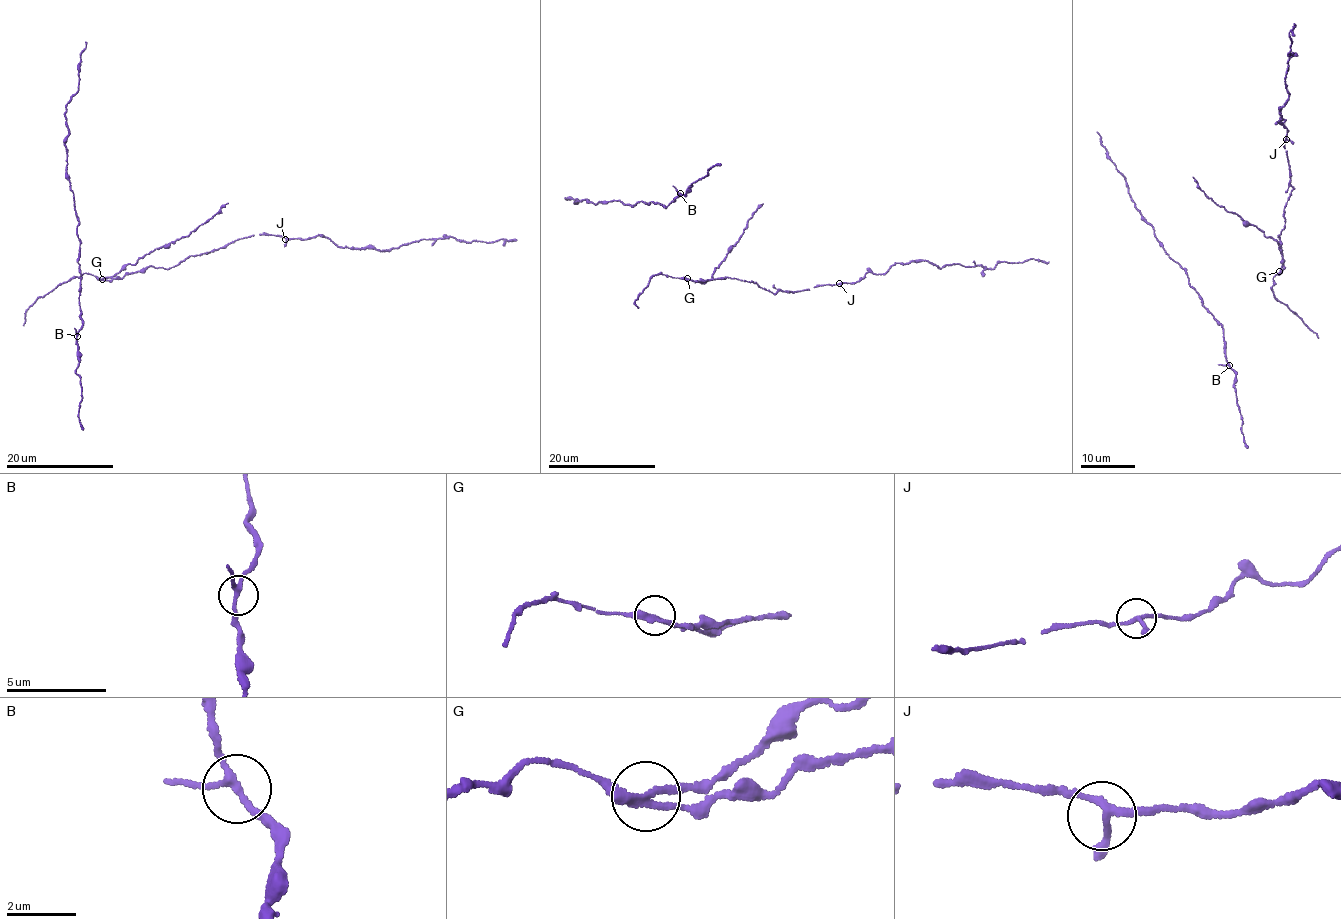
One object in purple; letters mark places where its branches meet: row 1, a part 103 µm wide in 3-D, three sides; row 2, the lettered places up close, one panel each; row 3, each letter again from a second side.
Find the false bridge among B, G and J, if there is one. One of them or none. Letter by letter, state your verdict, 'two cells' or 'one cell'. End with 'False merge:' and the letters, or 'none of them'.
B: one cell
G: two cells
J: one cell
False merge: G

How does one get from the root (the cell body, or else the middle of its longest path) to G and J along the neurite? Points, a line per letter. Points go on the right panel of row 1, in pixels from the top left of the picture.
G: (1279, 241), (1283, 259), (1280, 271)
J: (1279, 241), (1278, 237), (1285, 227), (1286, 202), (1293, 188), (1284, 148), (1286, 139)

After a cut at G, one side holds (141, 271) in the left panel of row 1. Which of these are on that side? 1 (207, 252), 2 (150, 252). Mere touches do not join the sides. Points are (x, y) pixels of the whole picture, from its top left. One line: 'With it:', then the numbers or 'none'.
With it: 1

